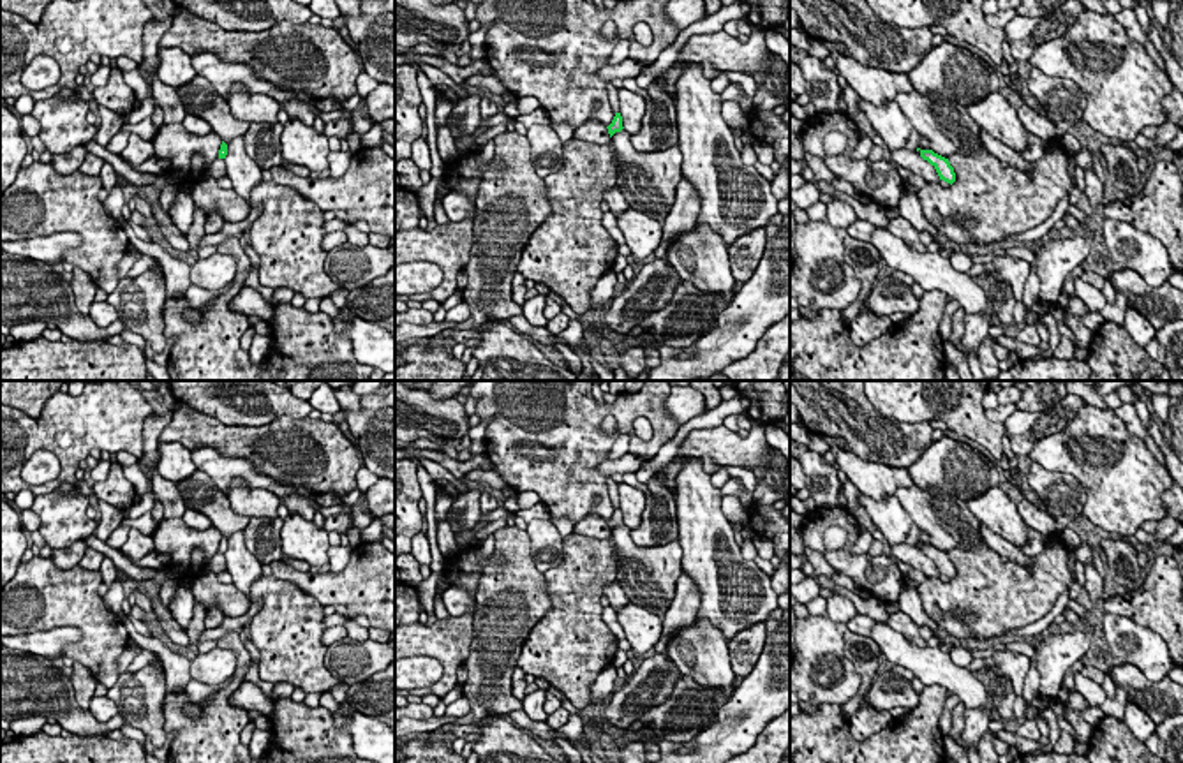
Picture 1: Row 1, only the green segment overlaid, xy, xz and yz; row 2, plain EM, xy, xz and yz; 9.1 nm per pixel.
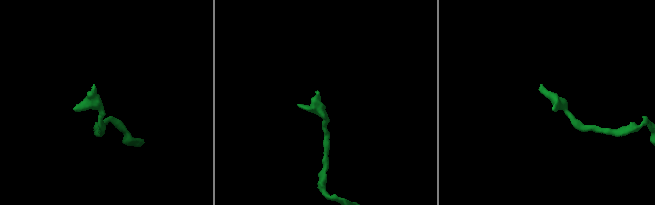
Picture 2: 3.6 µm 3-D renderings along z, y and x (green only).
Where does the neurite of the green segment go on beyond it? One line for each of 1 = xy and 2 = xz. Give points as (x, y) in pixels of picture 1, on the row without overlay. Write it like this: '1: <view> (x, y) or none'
1: none
2: none

